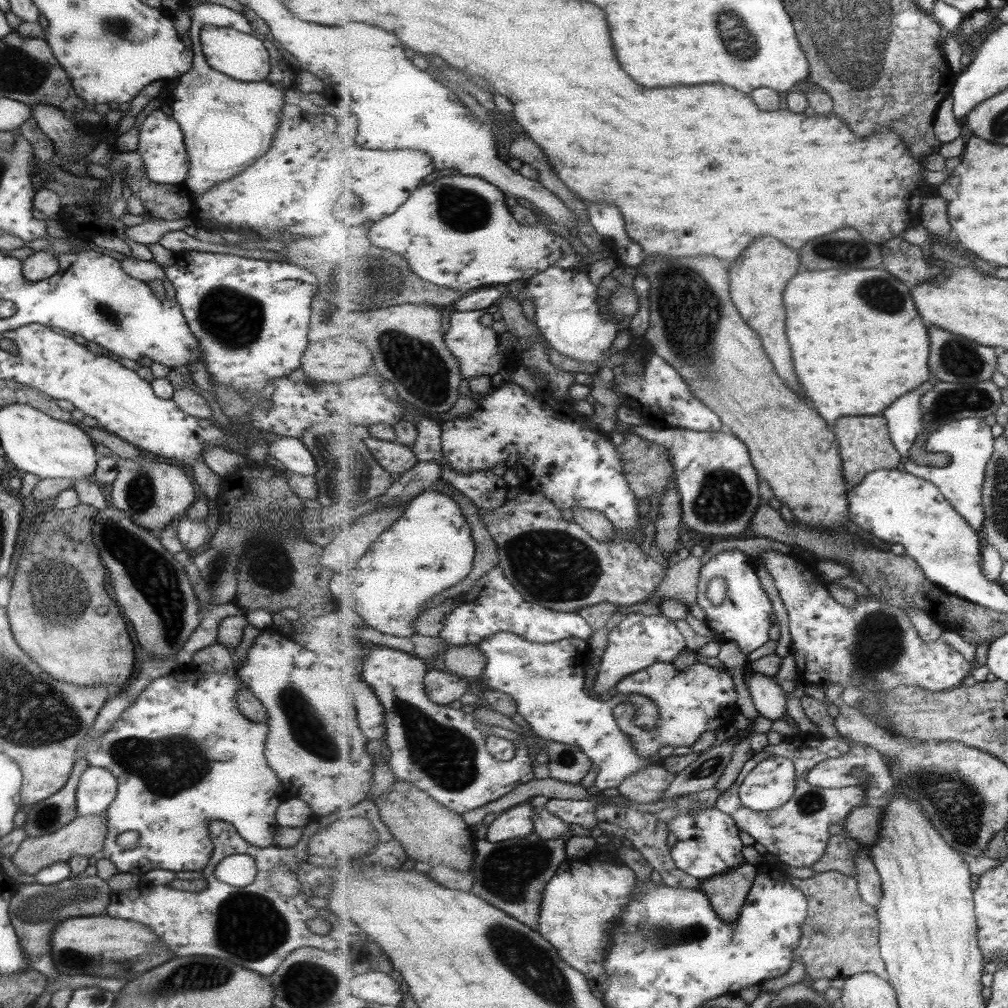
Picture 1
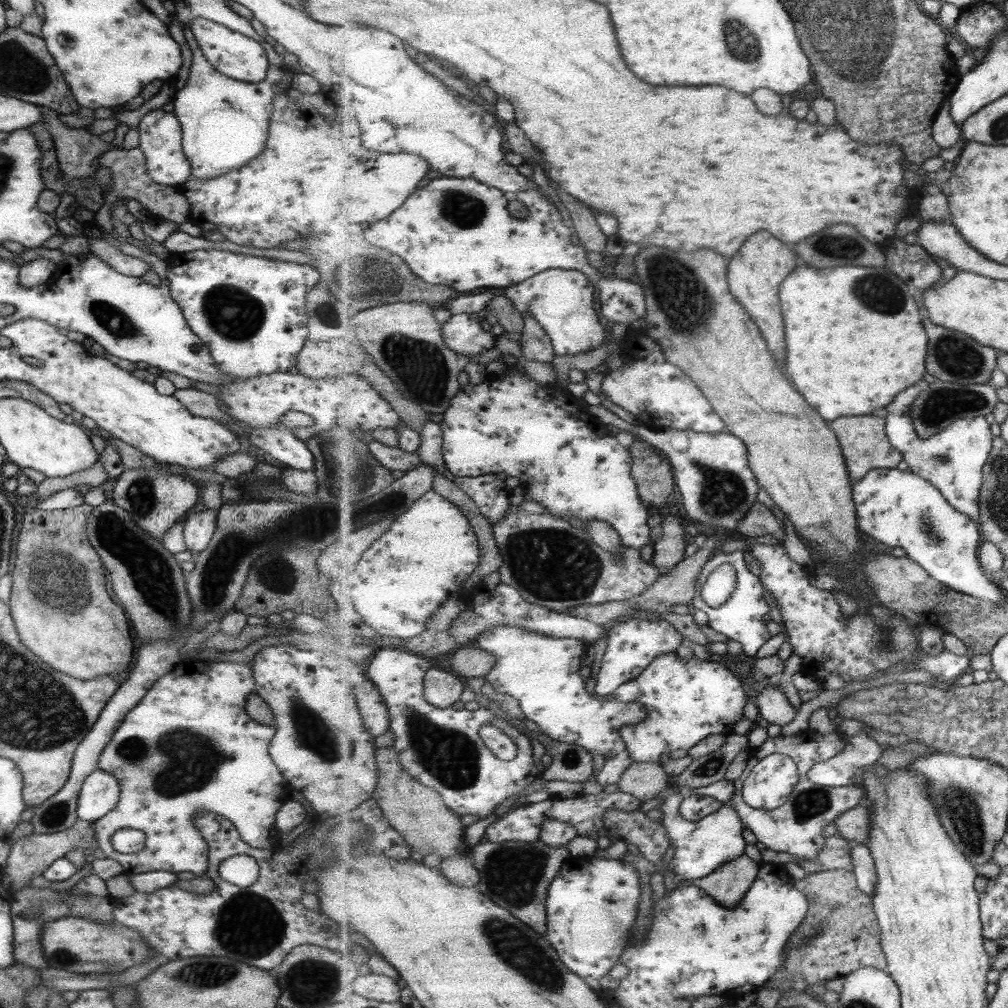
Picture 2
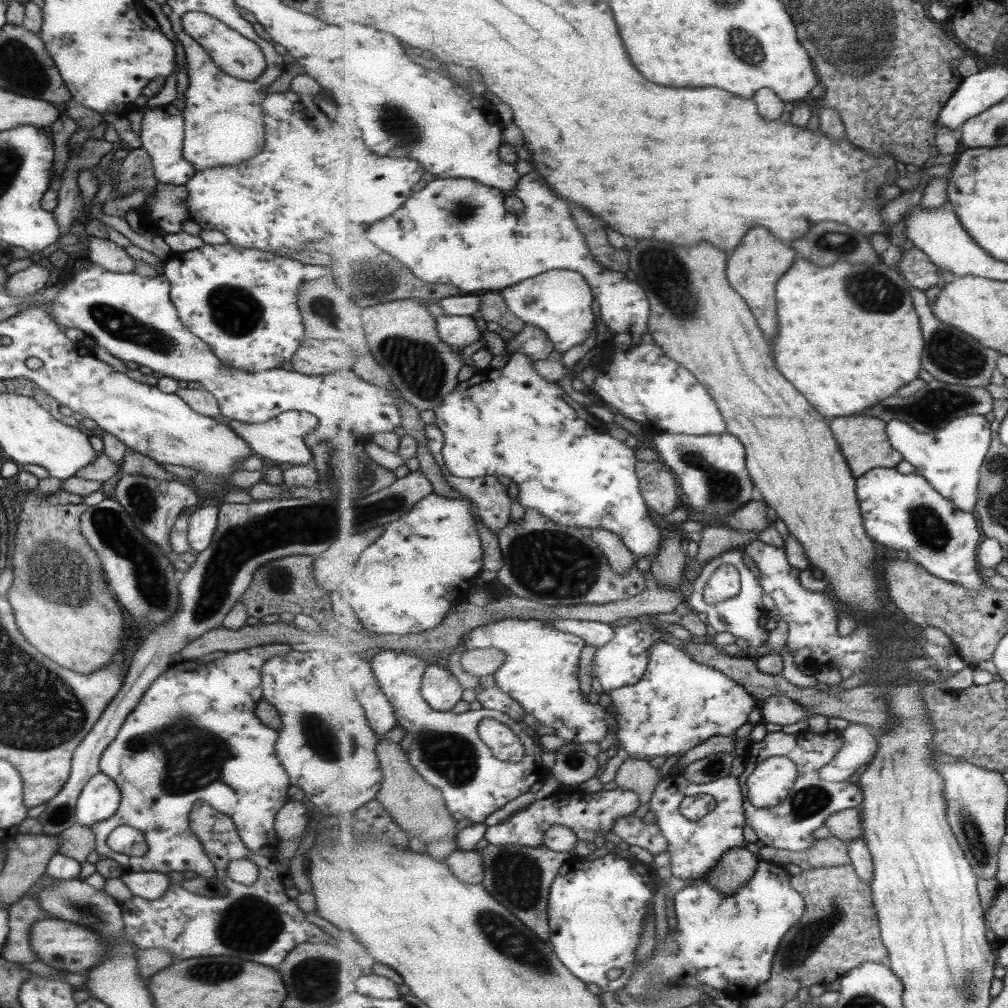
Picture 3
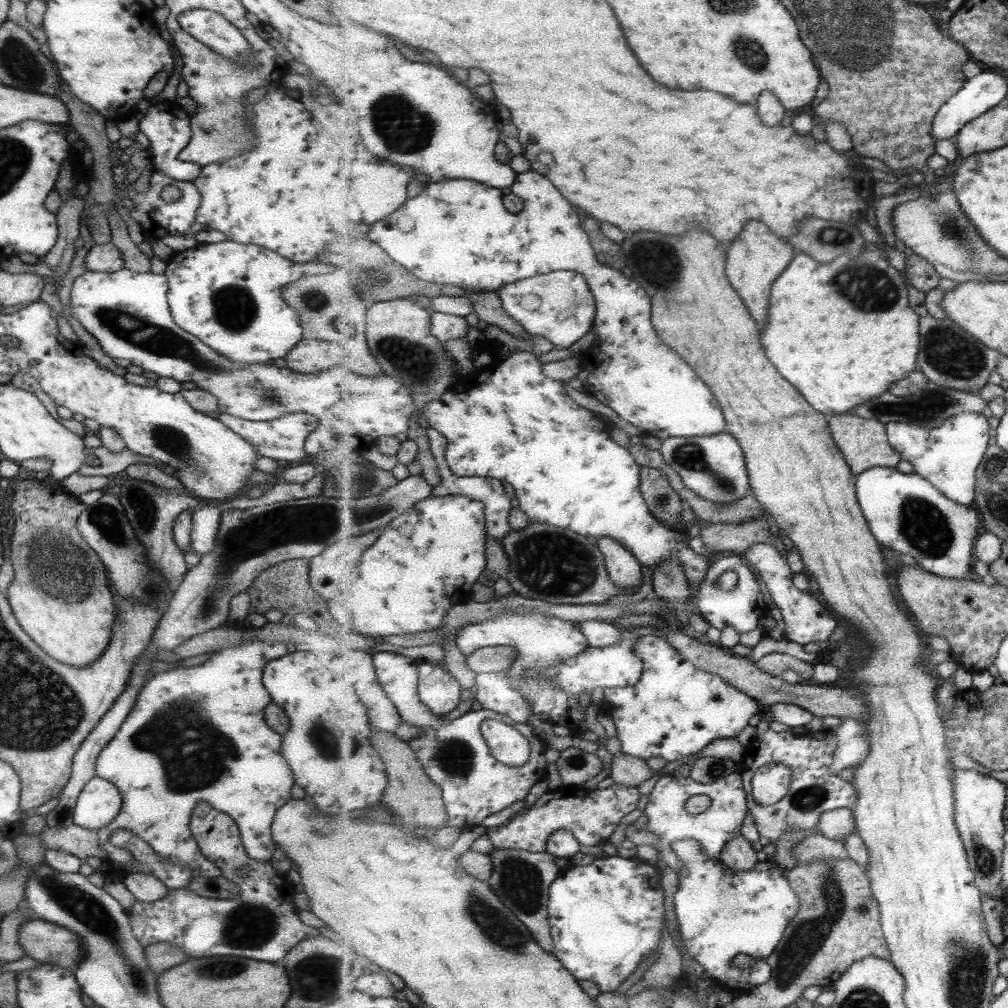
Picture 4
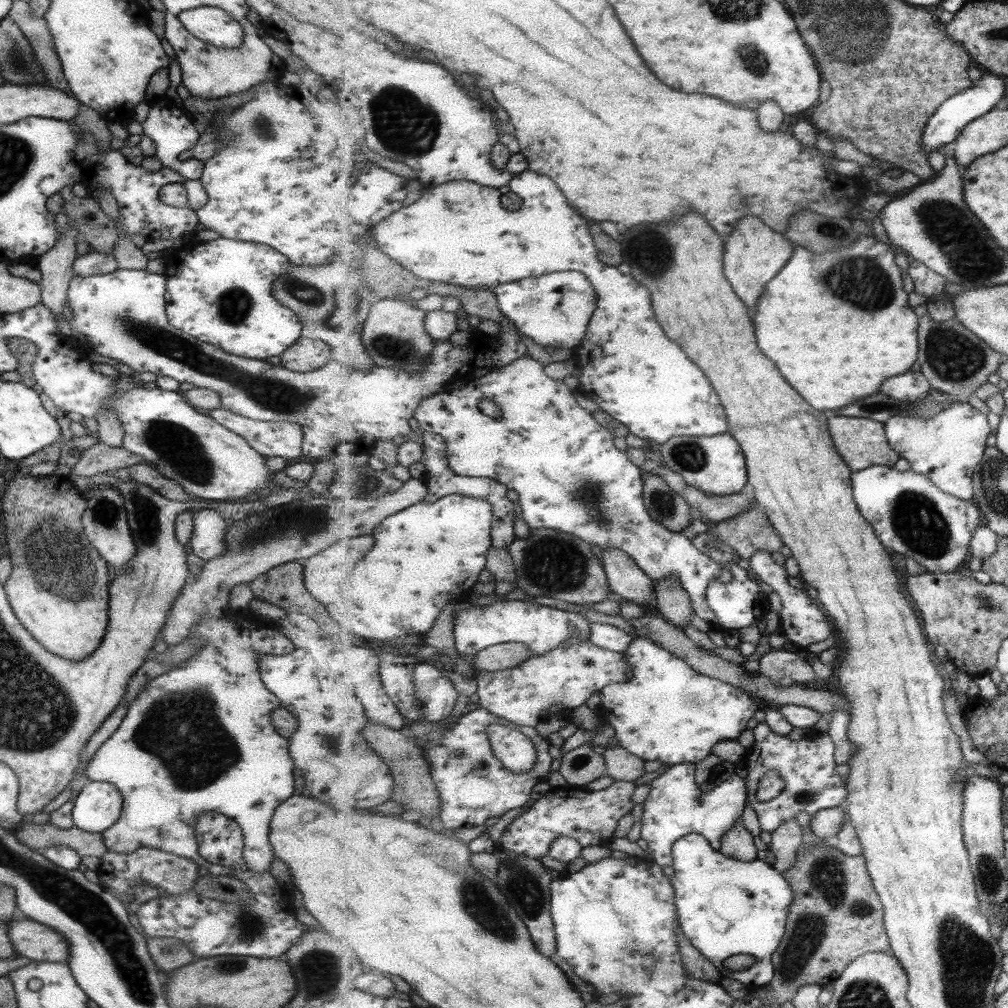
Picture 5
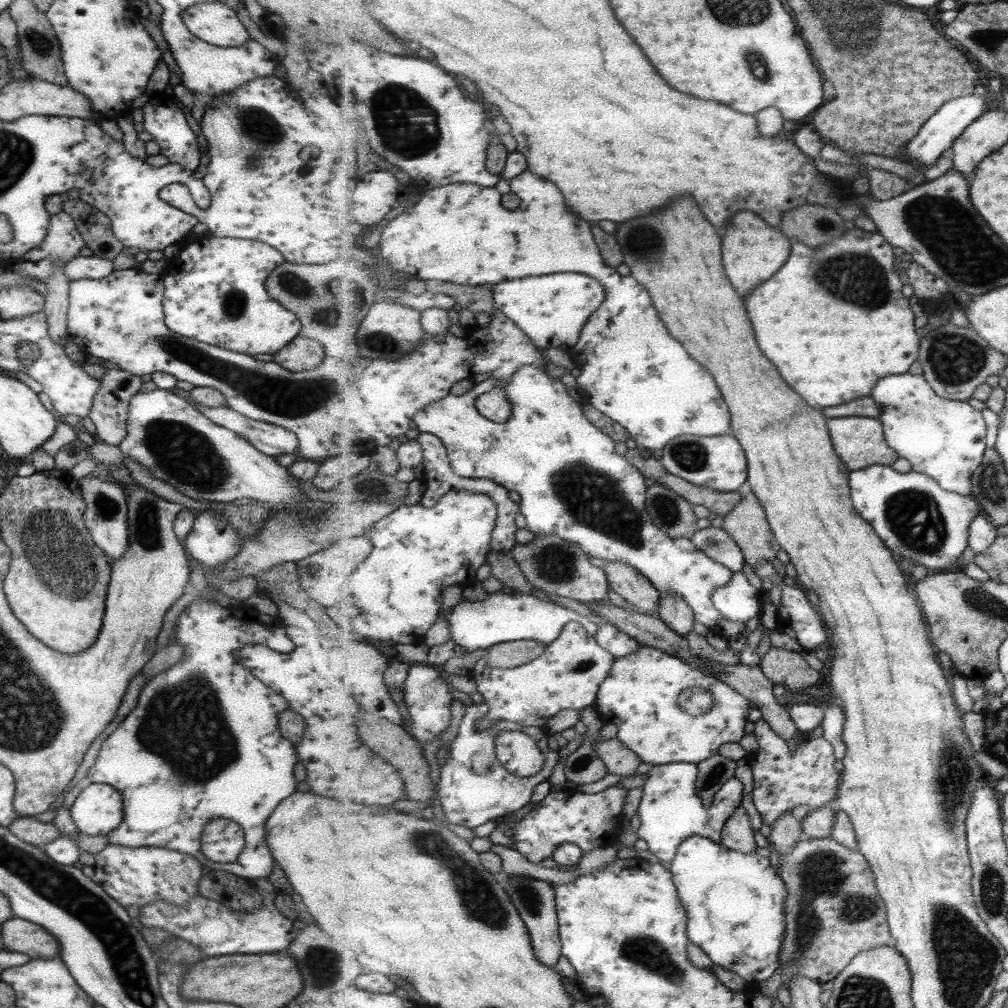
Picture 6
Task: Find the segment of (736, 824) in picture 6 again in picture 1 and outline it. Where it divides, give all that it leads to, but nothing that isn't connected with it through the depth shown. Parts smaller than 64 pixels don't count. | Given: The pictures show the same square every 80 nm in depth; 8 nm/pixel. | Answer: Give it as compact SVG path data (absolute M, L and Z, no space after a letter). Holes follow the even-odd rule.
M745 861L745 864L731 872L703 881L701 890L709 897L720 920L731 924L739 922L739 912L747 900L749 890L754 886L757 872L756 865Z

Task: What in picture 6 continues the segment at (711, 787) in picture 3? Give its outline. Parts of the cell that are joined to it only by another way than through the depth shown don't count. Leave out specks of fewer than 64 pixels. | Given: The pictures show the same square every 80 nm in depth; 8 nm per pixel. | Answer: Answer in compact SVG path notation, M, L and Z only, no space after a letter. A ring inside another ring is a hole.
M695 763L660 764L652 767L641 787L643 794L637 810L641 824L636 833L648 844L648 850L659 862L671 863L679 851L679 844L694 834L721 843L726 820L743 800L743 782L733 777L717 792L713 806L707 806L696 791L697 779L698 765Z

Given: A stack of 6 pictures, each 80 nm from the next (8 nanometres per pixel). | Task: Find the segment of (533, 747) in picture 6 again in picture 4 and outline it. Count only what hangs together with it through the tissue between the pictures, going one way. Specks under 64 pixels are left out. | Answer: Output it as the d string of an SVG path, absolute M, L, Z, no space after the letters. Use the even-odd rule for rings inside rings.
M493 719L482 724L482 733L491 754L507 766L523 766L530 761L532 746L514 726Z

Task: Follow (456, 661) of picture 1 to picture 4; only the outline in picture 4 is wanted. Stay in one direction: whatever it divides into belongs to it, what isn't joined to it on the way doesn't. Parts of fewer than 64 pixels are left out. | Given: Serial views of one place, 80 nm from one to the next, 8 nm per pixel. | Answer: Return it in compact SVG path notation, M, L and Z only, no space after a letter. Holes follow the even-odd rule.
M491 646L470 654L467 657L468 668L476 673L499 673L508 670L517 660L516 653L511 646Z

